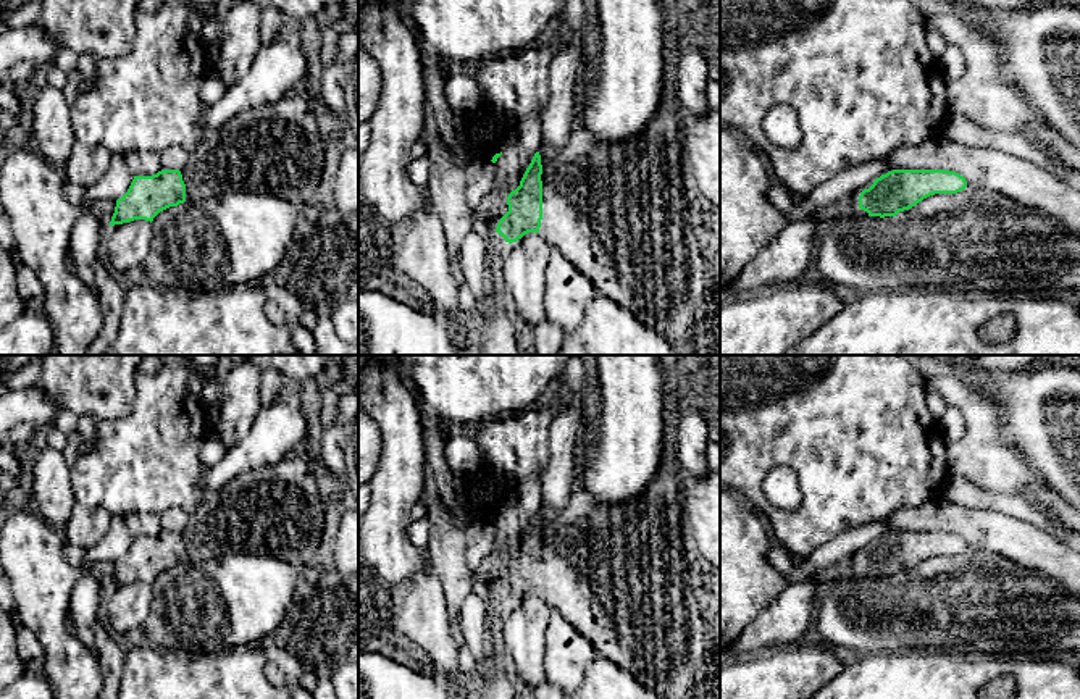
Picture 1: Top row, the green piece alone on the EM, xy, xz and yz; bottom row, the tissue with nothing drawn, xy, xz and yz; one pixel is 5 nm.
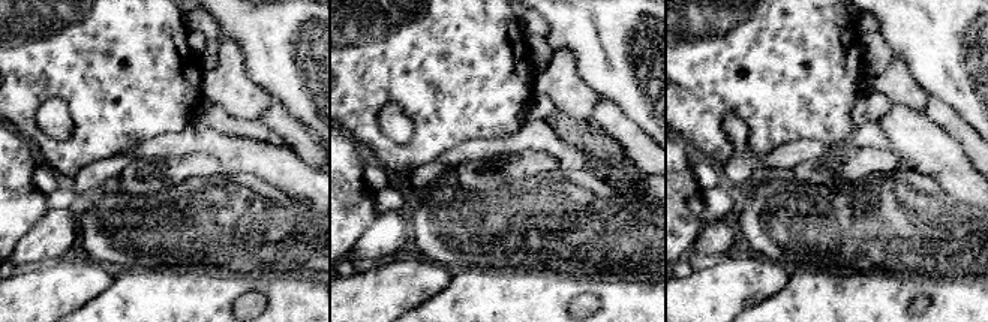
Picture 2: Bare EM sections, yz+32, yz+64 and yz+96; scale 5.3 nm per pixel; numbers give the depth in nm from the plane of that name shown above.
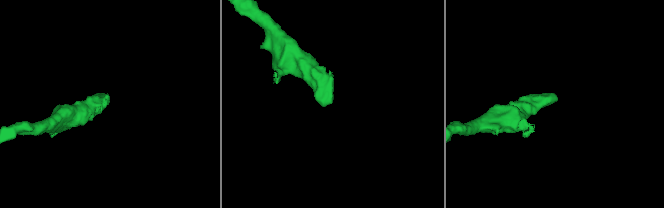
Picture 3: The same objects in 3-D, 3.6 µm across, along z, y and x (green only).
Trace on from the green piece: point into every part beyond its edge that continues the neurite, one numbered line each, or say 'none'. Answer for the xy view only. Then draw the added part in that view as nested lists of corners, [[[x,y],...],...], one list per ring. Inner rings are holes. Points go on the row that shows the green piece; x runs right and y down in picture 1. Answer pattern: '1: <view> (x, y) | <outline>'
1: xy (276, 149) | [[[292,92],[208,129],[181,170],[186,202],[255,192],[284,199],[299,210],[308,205],[323,171],[313,108]]]

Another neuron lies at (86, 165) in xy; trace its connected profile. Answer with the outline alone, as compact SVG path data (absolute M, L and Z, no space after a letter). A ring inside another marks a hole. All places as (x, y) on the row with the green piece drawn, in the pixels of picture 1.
M74 142L65 163L65 178L82 189L92 189L108 170L111 153L105 147Z

